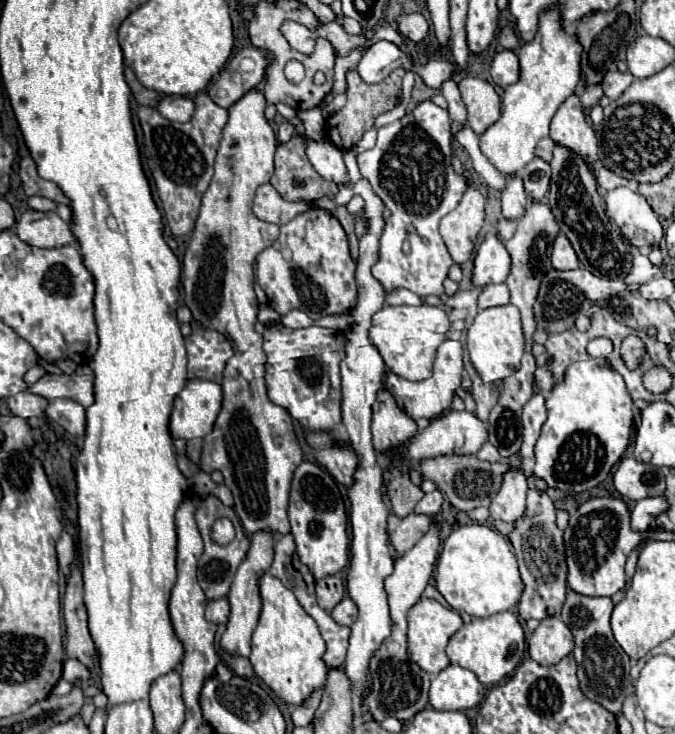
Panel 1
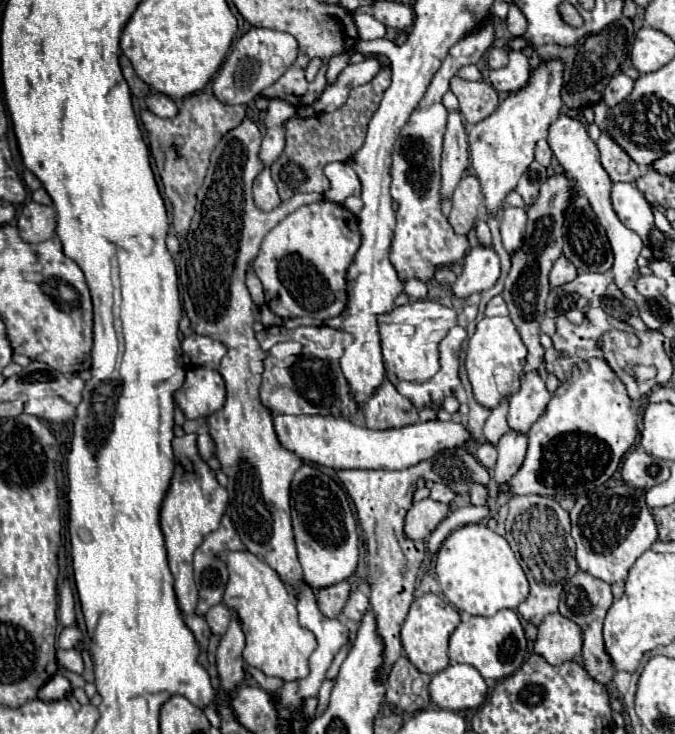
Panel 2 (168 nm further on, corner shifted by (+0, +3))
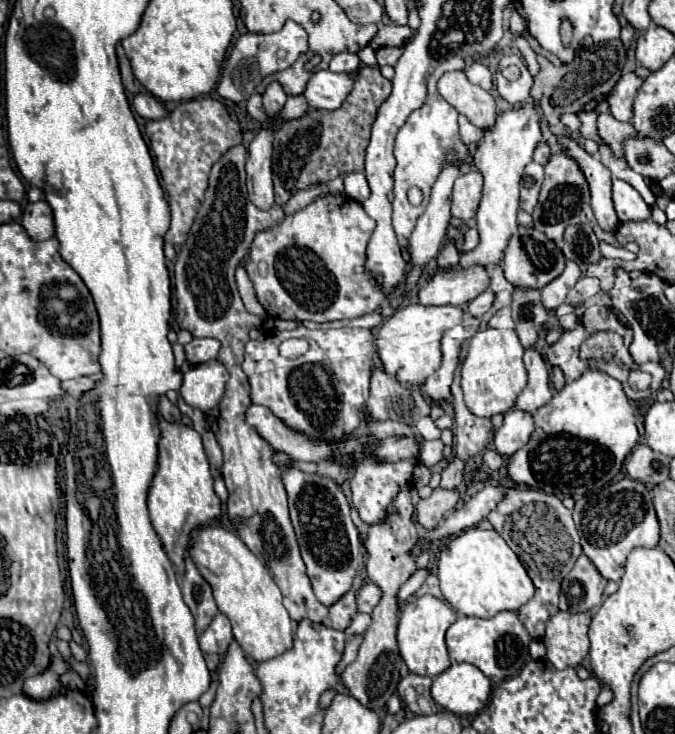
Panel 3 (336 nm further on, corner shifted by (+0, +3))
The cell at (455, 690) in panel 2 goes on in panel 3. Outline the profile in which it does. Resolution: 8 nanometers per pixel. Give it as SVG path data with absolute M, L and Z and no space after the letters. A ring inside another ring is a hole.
M453 663L433 679L431 697L455 715L475 715L489 703L491 681L471 663Z

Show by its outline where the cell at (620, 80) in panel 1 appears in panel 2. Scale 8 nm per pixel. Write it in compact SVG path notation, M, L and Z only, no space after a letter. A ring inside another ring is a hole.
M617 73L611 77L611 81L603 93L603 101L607 103L607 107L615 107L621 101L625 101L631 91L633 91L633 79L627 77L625 73Z

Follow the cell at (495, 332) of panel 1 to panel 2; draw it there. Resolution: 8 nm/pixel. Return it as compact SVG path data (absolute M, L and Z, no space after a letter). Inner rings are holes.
M483 317L477 323L477 329L469 339L465 371L479 405L483 405L485 409L495 409L503 399L519 391L525 355L527 349L509 317Z

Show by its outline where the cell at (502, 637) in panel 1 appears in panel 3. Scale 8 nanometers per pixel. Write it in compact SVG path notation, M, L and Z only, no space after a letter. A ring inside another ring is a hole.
M499 611L491 619L479 617L459 617L447 629L447 649L449 657L457 663L471 663L479 667L489 679L509 679L521 671L529 661L529 633L519 621L515 611Z

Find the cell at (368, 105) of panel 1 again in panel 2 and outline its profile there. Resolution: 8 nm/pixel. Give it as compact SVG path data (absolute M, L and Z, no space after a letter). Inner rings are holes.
M379 73L375 75L367 85L355 87L349 93L347 105L339 107L335 113L321 113L311 117L291 117L285 123L285 149L281 157L271 165L273 181L279 187L279 197L287 201L295 193L325 193L329 189L329 181L323 173L323 167L331 161L349 161L357 149L365 141L367 123L371 115L375 113L375 107L379 105L387 85L391 83L391 73Z

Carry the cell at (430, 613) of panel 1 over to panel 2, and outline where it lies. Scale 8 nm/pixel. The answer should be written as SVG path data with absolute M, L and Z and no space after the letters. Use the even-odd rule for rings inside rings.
M423 595L417 597L411 603L411 609L407 613L407 619L401 627L401 643L405 657L421 671L427 675L435 675L449 667L449 657L447 657L447 641L449 635L455 631L459 625L459 611L447 603L445 599L439 599L437 595Z

